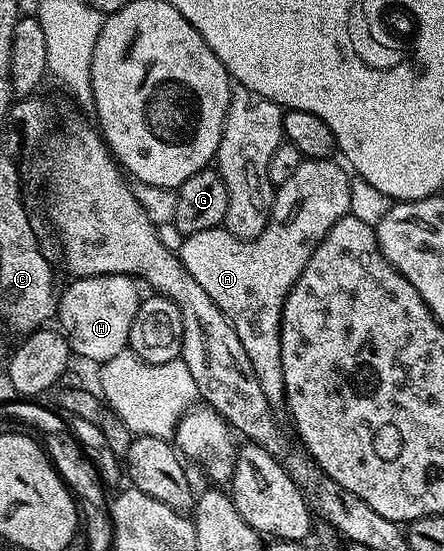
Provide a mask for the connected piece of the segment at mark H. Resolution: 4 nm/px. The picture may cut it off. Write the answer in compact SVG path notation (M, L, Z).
M103 274L93 278L77 278L69 283L65 290L63 287L58 298L58 326L65 340L68 341L69 351L75 357L77 354L78 357L85 358L86 361L93 362L93 364L99 364L118 356L127 347L130 324L142 301L141 287L137 279L126 274Z

